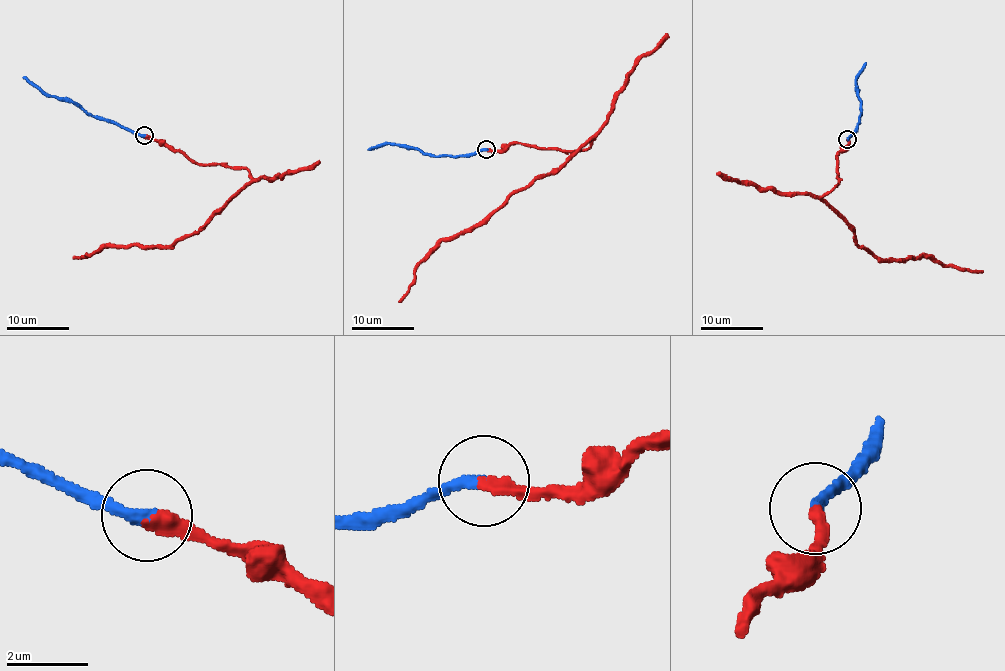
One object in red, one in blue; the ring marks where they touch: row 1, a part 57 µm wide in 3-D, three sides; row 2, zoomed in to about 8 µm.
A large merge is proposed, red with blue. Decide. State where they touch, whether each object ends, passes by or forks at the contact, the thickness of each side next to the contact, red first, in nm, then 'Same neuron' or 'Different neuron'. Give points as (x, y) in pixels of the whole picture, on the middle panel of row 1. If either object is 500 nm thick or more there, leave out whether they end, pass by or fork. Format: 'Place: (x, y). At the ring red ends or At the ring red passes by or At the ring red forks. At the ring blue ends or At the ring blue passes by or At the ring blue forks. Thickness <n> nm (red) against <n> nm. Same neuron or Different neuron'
Place: (486, 149). At the ring red ends. At the ring blue ends. Thickness 360 nm (red) against 300 nm. Same neuron

